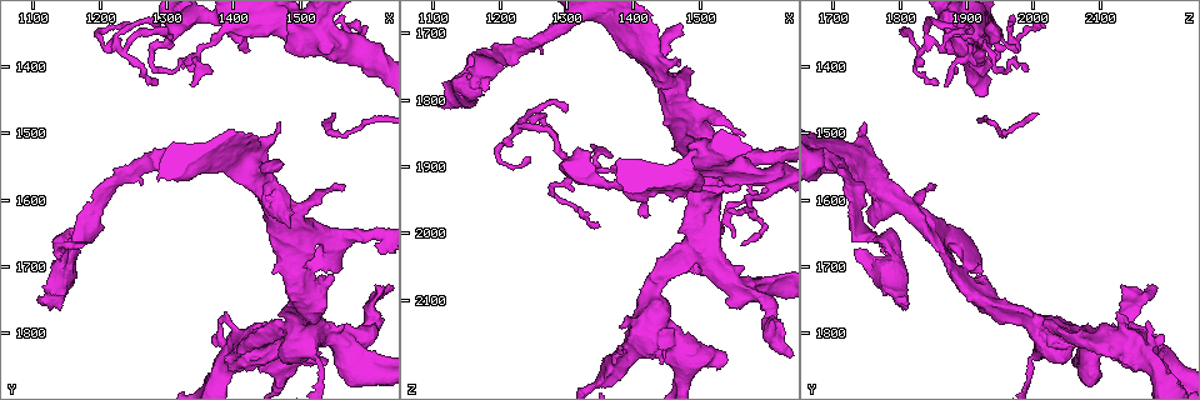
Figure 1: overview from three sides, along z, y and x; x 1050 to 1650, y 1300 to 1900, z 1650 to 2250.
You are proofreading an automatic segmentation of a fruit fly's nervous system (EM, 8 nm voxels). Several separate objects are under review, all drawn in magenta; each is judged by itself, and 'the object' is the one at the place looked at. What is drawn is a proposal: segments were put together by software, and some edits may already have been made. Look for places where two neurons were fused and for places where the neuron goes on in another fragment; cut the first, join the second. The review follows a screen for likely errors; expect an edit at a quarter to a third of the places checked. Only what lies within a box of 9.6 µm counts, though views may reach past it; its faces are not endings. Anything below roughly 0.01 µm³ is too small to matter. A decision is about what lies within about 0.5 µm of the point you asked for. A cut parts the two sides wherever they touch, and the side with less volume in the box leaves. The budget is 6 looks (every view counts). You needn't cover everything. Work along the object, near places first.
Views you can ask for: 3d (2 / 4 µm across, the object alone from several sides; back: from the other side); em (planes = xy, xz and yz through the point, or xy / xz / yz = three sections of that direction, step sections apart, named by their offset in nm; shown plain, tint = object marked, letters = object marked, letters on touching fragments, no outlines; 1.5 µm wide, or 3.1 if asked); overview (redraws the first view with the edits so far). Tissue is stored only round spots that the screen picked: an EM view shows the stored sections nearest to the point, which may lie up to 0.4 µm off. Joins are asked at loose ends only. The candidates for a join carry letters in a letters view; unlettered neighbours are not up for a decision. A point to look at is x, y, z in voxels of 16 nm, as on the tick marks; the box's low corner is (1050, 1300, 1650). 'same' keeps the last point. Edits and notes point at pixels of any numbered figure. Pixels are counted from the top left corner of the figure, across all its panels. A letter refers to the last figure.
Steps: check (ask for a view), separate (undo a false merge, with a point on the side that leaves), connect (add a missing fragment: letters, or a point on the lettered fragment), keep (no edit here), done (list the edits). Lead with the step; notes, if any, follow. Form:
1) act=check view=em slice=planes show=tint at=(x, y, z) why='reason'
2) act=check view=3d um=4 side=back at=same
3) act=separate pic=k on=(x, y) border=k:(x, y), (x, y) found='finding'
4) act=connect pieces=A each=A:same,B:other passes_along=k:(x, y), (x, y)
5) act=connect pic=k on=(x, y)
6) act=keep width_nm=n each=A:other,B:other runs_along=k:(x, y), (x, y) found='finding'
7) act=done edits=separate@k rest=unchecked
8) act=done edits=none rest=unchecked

act=check view=em slice=xz step=4 show=tint at=(1575, 1370, 1950) why='abrupt turn'

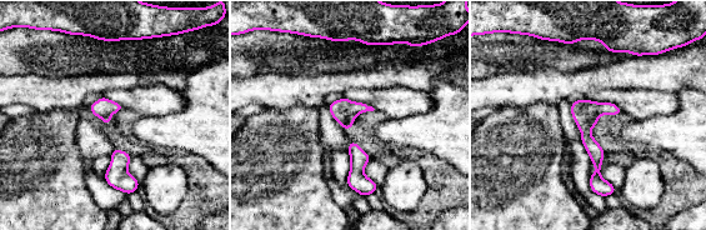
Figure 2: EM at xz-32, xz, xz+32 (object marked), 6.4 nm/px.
act=check view=em slice=planes show=letters at=same why='another direction'

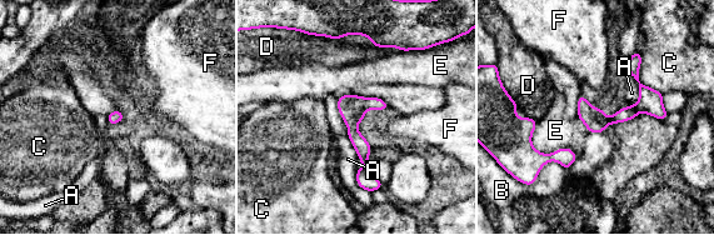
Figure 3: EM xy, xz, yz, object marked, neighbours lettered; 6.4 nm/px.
act=keep each=A:other,B:other,C:other,D:other,E:other,F:other border=3:(629, 74), (638, 83), (634, 105) found='all the same neuron'

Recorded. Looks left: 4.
act=check view=3d um=4 at=(1550, 1470, 2005) why='tapers out'

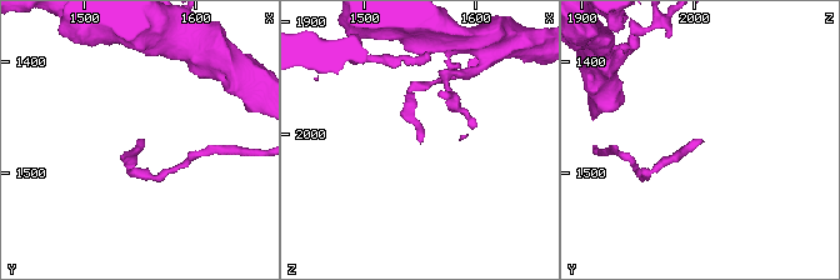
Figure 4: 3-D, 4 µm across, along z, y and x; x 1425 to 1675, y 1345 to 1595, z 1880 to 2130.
act=check view=em slice=planes show=letters at=(1552, 1470, 2006)

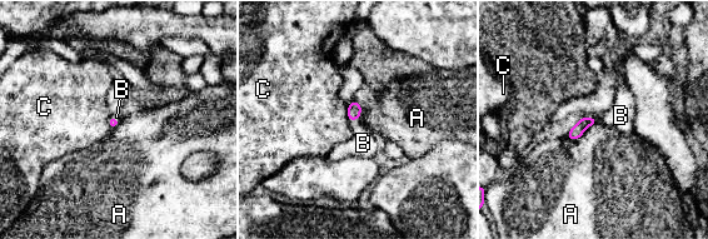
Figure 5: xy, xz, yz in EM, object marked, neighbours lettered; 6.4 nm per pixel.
act=connect pieces=B each=A:other,B:same,C:other found='it goes on there'

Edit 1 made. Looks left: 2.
act=done edits=connect@5 rest=unchecked

